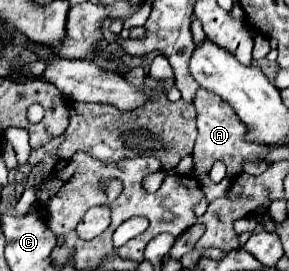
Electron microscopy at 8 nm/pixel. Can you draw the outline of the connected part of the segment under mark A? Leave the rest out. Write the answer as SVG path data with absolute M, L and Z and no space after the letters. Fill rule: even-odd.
M198 88L196 96L194 96L194 106L198 112L198 138L196 138L196 146L192 152L196 176L208 172L212 168L214 160L222 160L228 168L228 178L234 178L234 176L242 174L242 162L260 160L270 150L262 144L246 142L244 140L246 126L240 122L240 118L232 110L232 106L226 100L210 94L206 88Z

